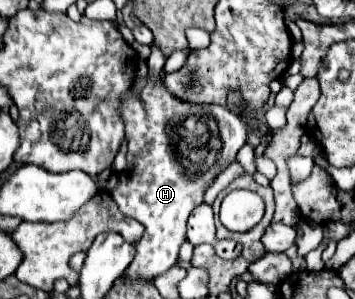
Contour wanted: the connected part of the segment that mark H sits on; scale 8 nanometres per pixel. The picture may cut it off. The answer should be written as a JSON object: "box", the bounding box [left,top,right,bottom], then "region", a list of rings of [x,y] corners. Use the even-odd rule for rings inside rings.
{"box":[110,82,248,280],"region":[[[162,82],[146,84],[140,94],[132,90],[122,96],[122,118],[126,124],[128,136],[128,166],[120,172],[120,184],[110,194],[112,200],[118,204],[120,212],[138,220],[144,226],[144,234],[138,242],[134,242],[136,256],[132,266],[126,268],[126,278],[130,280],[152,280],[158,274],[166,272],[178,262],[178,248],[186,240],[186,220],[190,212],[202,204],[202,196],[206,188],[216,180],[216,176],[228,166],[238,150],[246,144],[248,138],[248,124],[242,116],[236,116],[228,108],[222,106],[196,106],[174,98],[170,92],[164,90]],[[188,116],[208,116],[214,118],[218,124],[218,136],[222,140],[222,148],[218,150],[218,160],[212,164],[210,170],[188,176],[182,164],[176,160],[176,148],[172,144],[170,134],[164,128],[174,118],[188,118]]]}

